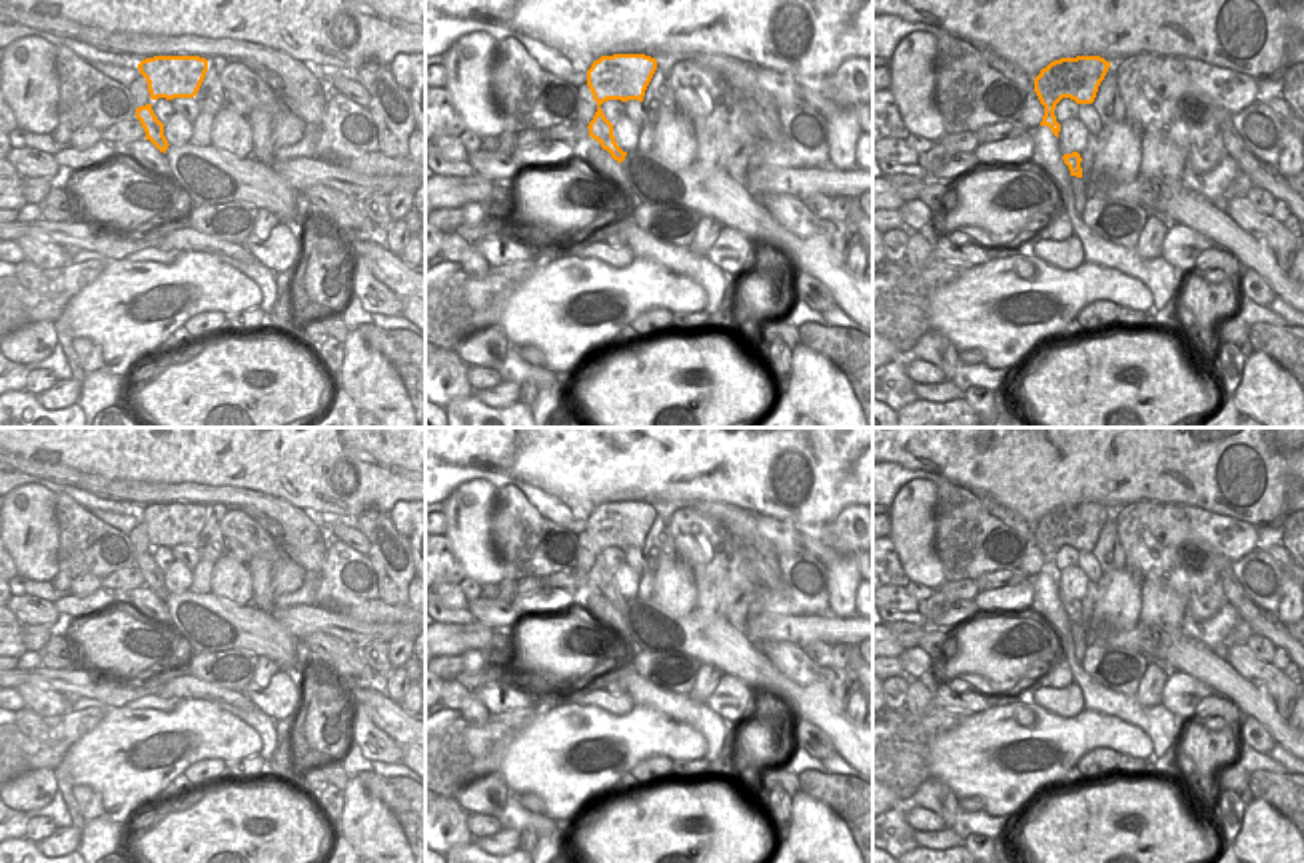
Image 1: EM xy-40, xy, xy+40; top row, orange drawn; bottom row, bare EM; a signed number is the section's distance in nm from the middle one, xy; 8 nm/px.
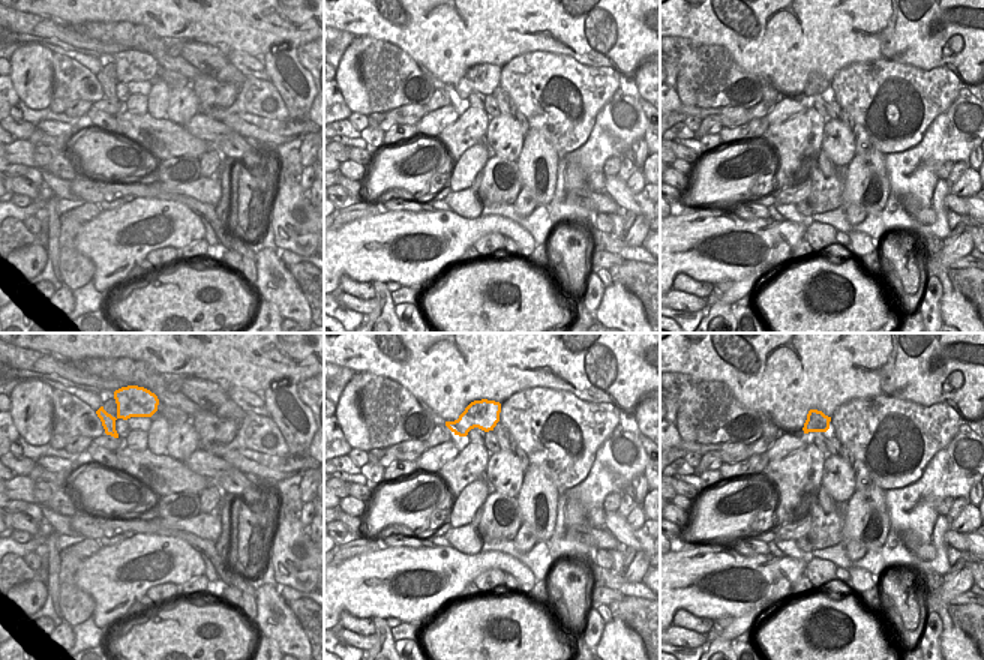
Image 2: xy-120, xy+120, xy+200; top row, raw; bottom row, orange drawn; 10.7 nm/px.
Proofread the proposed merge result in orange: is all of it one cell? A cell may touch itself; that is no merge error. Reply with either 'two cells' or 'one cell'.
two cells

